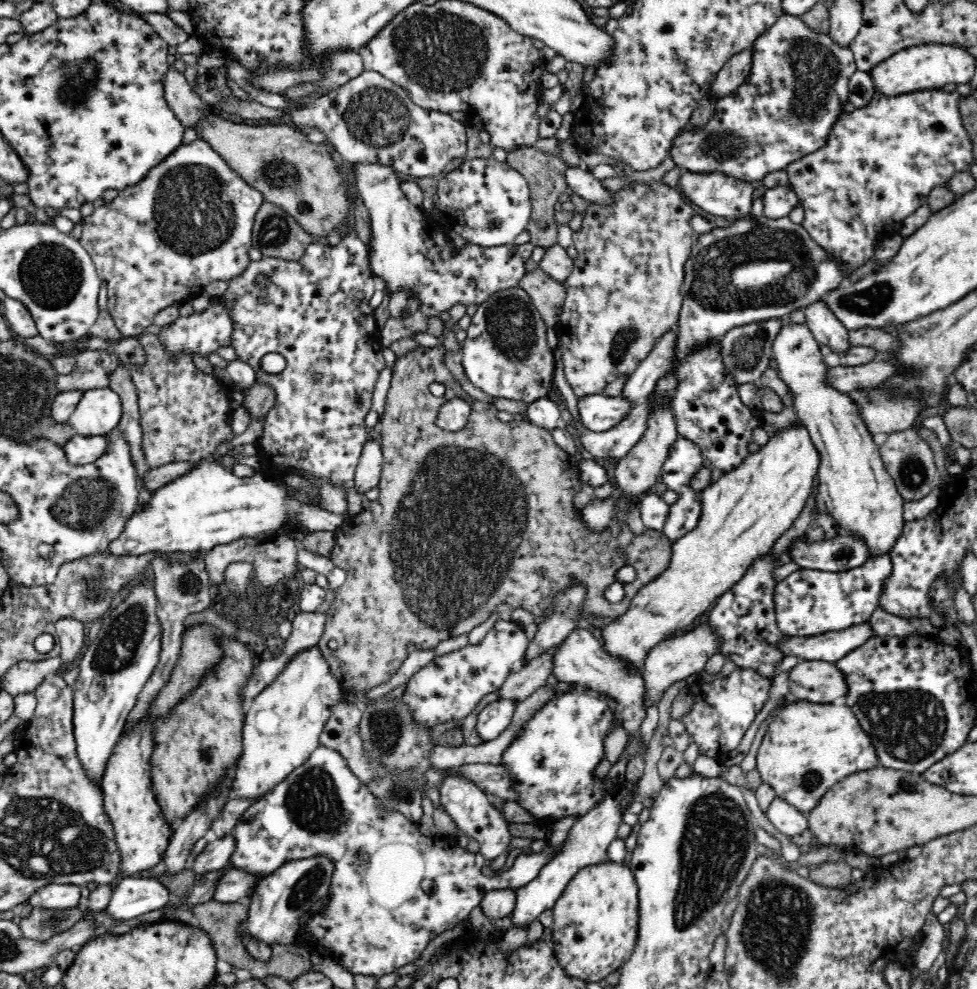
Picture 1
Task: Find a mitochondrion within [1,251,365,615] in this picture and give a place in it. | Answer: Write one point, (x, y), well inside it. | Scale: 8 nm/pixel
(85, 505)

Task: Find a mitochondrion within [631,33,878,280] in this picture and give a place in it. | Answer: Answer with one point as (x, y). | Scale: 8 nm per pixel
(724, 145)

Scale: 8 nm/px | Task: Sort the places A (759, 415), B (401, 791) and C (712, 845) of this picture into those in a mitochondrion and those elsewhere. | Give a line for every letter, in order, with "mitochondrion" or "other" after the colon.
A: other
B: mitochondrion
C: mitochondrion

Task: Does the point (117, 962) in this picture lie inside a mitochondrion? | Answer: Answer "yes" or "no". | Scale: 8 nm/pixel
no

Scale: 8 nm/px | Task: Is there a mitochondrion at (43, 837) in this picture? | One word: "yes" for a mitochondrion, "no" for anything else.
yes

